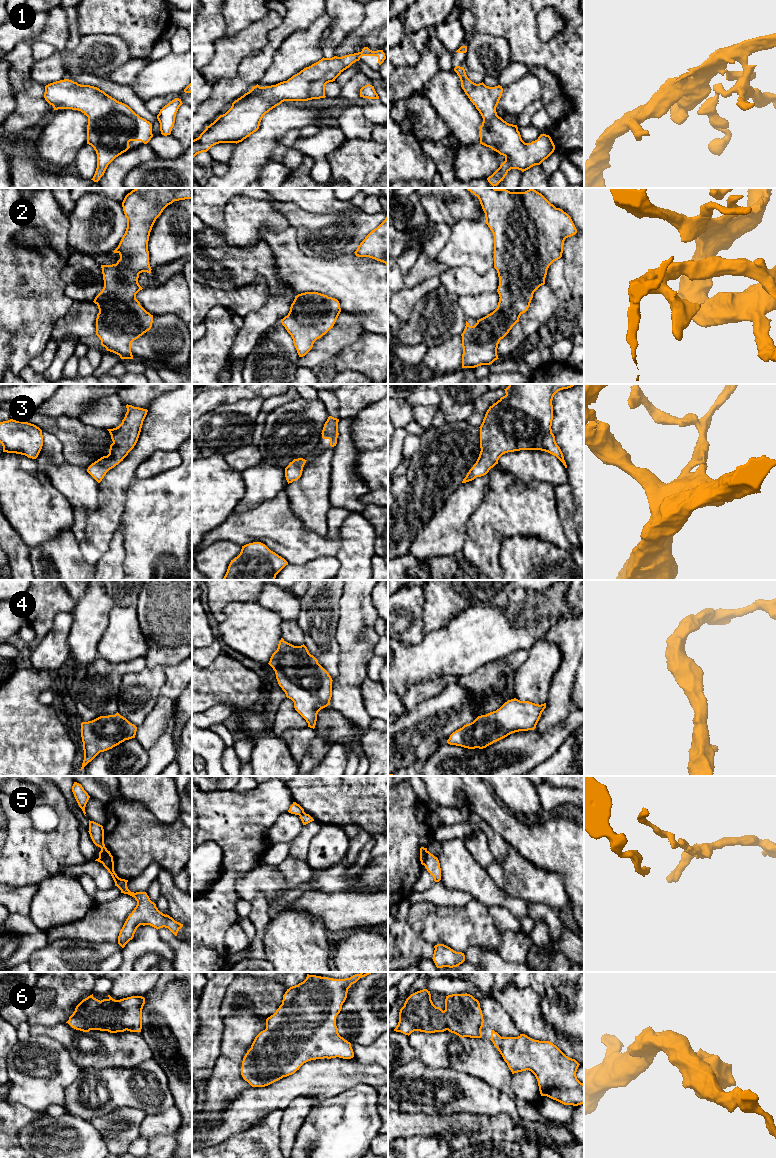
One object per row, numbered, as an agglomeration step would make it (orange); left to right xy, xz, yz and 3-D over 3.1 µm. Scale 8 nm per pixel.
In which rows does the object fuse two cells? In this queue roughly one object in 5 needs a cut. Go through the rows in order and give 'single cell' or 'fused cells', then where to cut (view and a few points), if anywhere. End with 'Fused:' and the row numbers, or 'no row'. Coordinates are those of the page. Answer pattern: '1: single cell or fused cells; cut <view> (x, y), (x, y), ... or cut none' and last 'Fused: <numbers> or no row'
1: single cell; cut none
2: single cell; cut none
3: single cell; cut none
4: single cell; cut none
5: fused cells; cut yz (427, 851), (423, 864)
6: single cell; cut none
Fused: 5

